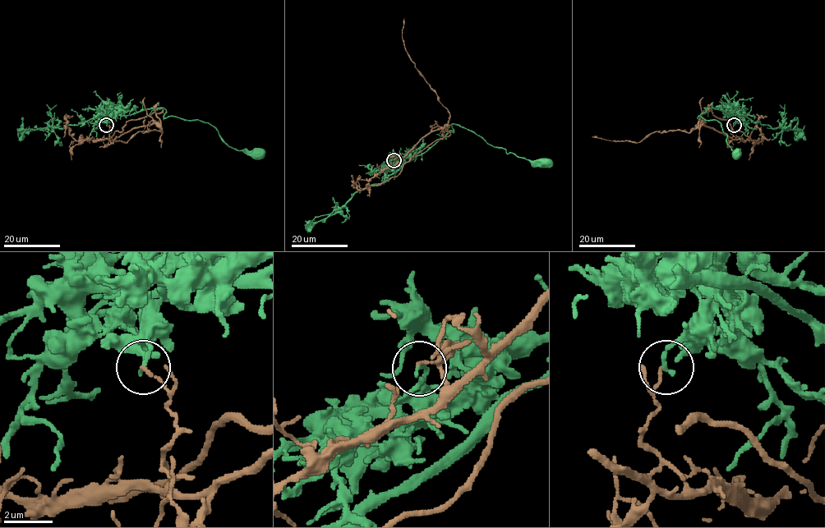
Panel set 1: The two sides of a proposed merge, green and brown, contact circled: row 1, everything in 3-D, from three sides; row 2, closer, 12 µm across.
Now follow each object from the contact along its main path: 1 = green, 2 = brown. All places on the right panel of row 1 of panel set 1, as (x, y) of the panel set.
1: (733, 125), (737, 113), (704, 107), (698, 117), (719, 121), (726, 142), (736, 152)
2: (733, 125), (730, 133), (735, 140), (702, 124), (689, 132), (653, 131), (638, 142), (592, 136)

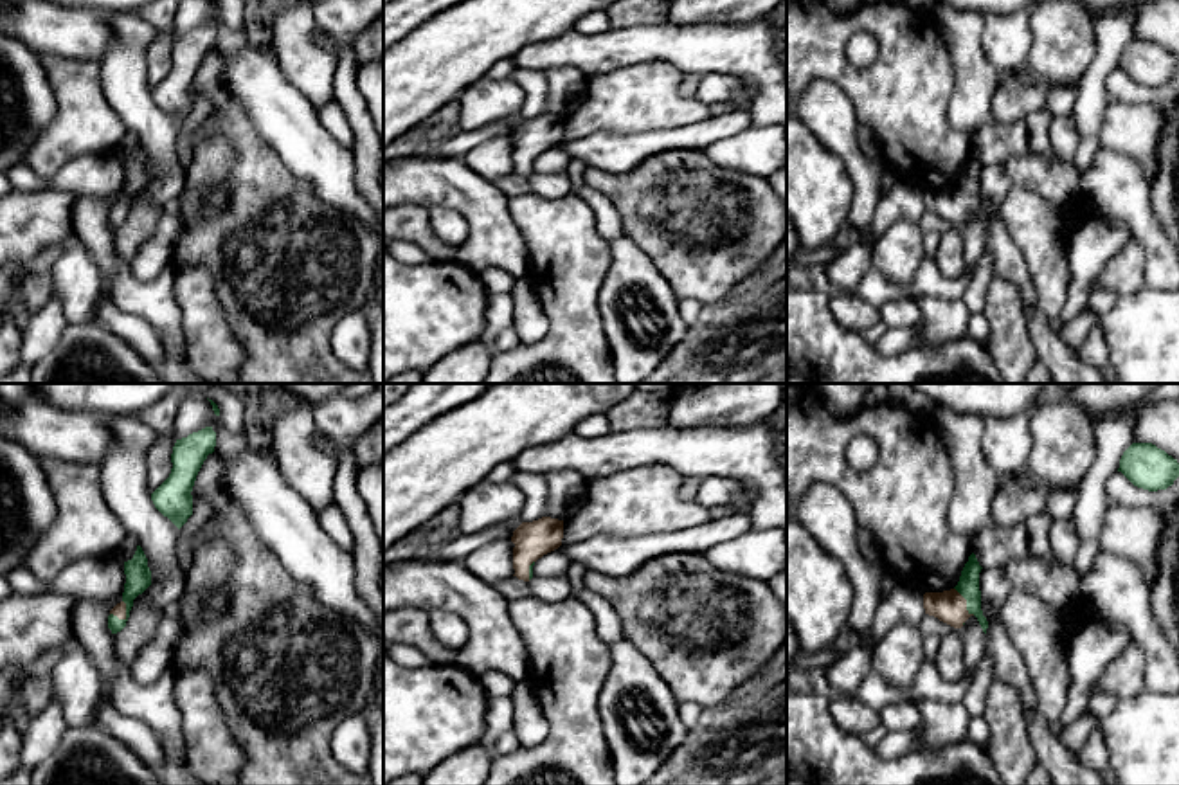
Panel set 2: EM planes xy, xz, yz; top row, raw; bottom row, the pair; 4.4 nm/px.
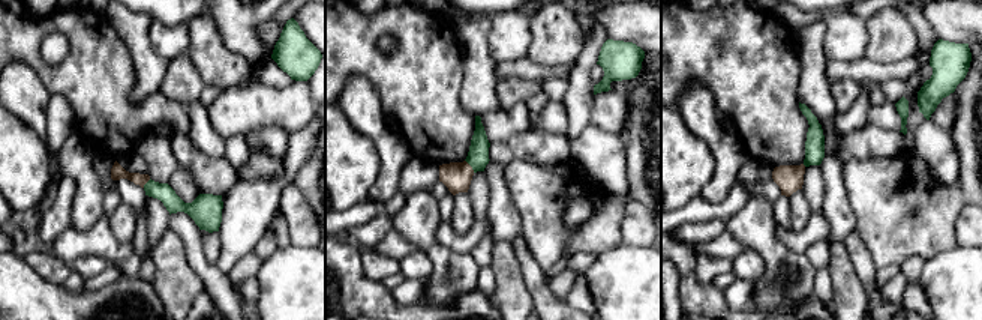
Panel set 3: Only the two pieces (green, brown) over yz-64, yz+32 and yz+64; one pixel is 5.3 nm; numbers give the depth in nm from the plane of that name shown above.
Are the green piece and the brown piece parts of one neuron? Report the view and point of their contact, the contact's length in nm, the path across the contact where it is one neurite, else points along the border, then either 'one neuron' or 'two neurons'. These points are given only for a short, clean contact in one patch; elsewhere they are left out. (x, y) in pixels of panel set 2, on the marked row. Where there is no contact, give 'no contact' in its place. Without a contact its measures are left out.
xy (126, 611) | 100 nm | two neurons

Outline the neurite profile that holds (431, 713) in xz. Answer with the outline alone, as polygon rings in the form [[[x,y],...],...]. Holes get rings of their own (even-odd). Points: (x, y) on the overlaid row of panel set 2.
[[[383,650],[383,785],[392,780],[425,776],[455,753],[482,742],[486,731],[488,693],[479,679],[455,664],[407,668],[394,663]]]

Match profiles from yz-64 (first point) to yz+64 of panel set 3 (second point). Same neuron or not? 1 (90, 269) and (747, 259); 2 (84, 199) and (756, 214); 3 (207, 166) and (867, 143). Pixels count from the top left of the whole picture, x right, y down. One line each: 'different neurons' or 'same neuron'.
1: same neuron
2: same neuron
3: same neuron

